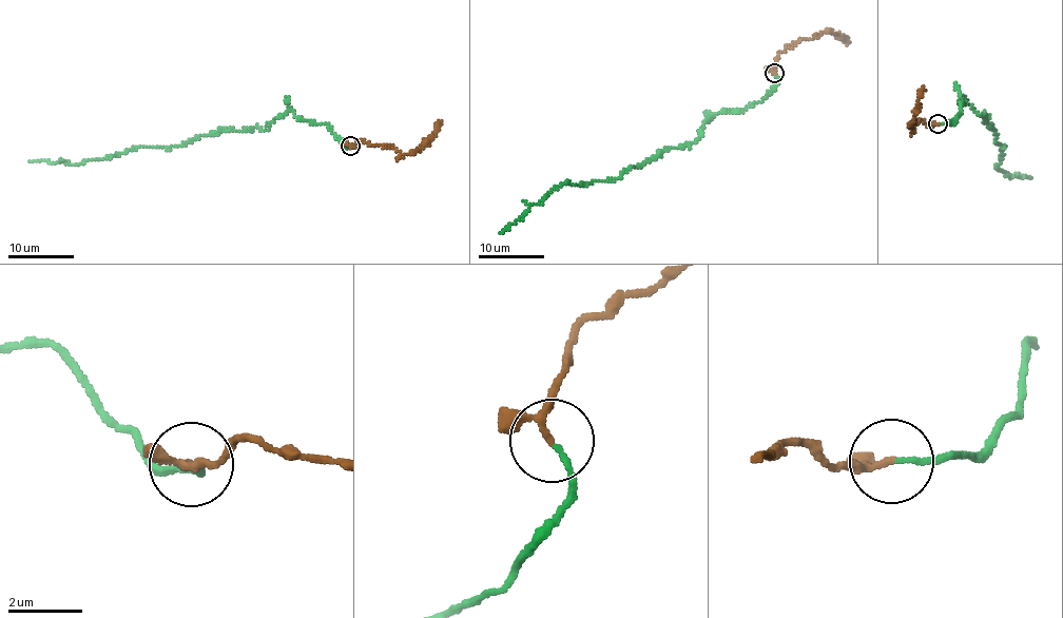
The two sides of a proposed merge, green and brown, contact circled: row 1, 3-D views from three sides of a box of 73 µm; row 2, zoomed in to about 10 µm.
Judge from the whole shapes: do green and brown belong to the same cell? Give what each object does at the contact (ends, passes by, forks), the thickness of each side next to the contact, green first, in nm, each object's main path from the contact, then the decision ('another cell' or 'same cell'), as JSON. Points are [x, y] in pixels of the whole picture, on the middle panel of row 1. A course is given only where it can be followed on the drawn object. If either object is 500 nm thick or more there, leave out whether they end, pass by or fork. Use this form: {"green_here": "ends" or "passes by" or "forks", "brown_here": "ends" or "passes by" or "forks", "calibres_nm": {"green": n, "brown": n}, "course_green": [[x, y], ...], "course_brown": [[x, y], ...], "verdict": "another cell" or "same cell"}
{"green_here": "ends", "brown_here": "passes by", "calibres_nm": {"green": 120, "brown": 140}, "course_green": [[774, 73], [777, 83], [760, 101], [717, 113], [695, 142], [668, 148], [617, 179], [561, 185], [499, 233]], "course_brown": [[774, 73], [777, 54], [801, 39], [831, 32], [848, 41]], "verdict": "same cell"}

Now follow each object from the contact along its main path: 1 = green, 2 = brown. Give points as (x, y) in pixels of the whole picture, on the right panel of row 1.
1: (938, 123), (953, 121), (963, 97), (984, 113), (996, 142), (1004, 147), (998, 168), (1010, 177), (1031, 179)
2: (938, 123), (928, 124), (920, 120), (910, 129), (922, 85)

